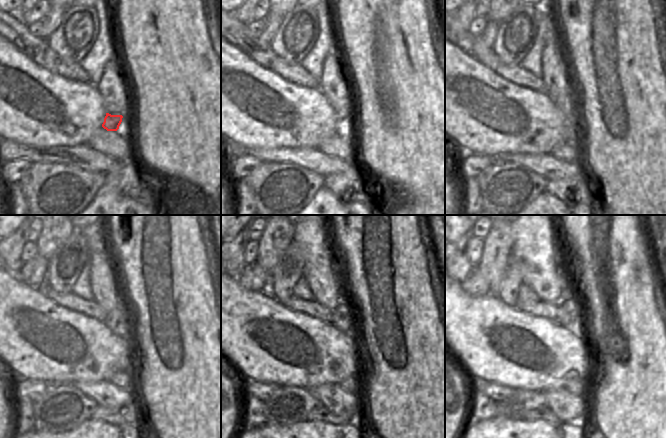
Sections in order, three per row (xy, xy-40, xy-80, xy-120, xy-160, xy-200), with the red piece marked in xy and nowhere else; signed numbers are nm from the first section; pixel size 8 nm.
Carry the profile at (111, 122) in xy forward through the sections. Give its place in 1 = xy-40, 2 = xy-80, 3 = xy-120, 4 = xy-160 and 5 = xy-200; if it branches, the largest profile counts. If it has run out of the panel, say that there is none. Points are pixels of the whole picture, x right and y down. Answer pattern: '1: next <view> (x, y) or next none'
1: next xy-40 (343, 119)
2: next xy-80 (563, 102)
3: next xy-120 (116, 320)
4: next xy-160 (342, 318)
5: next xy-200 (571, 309)

